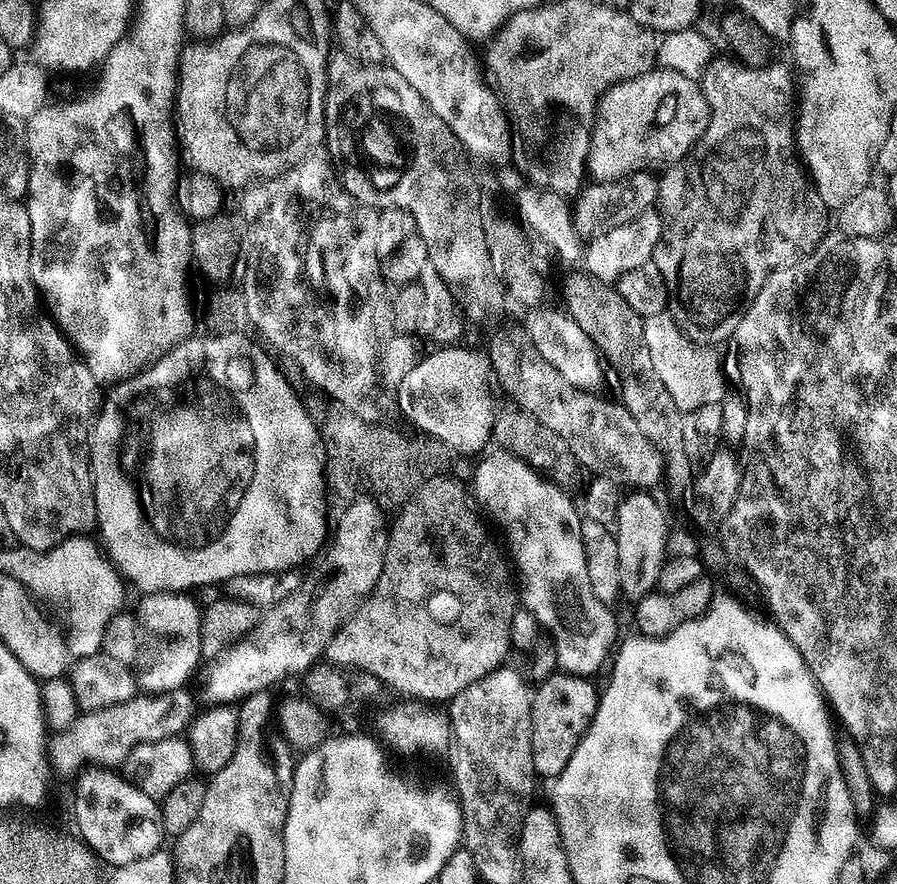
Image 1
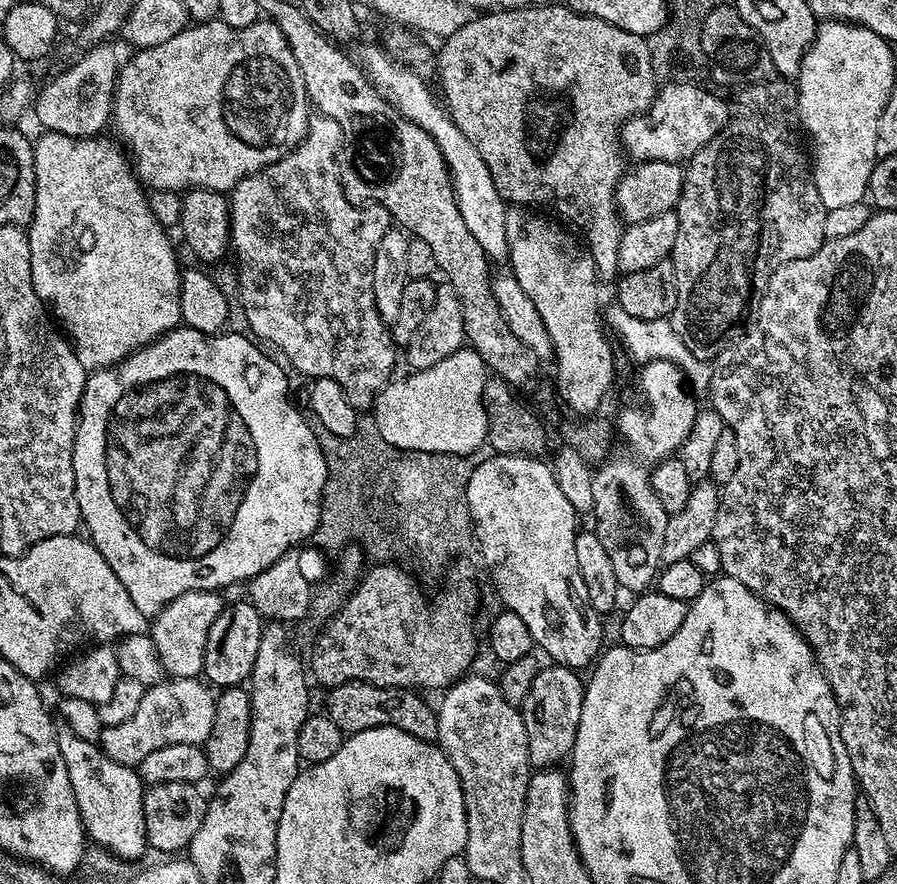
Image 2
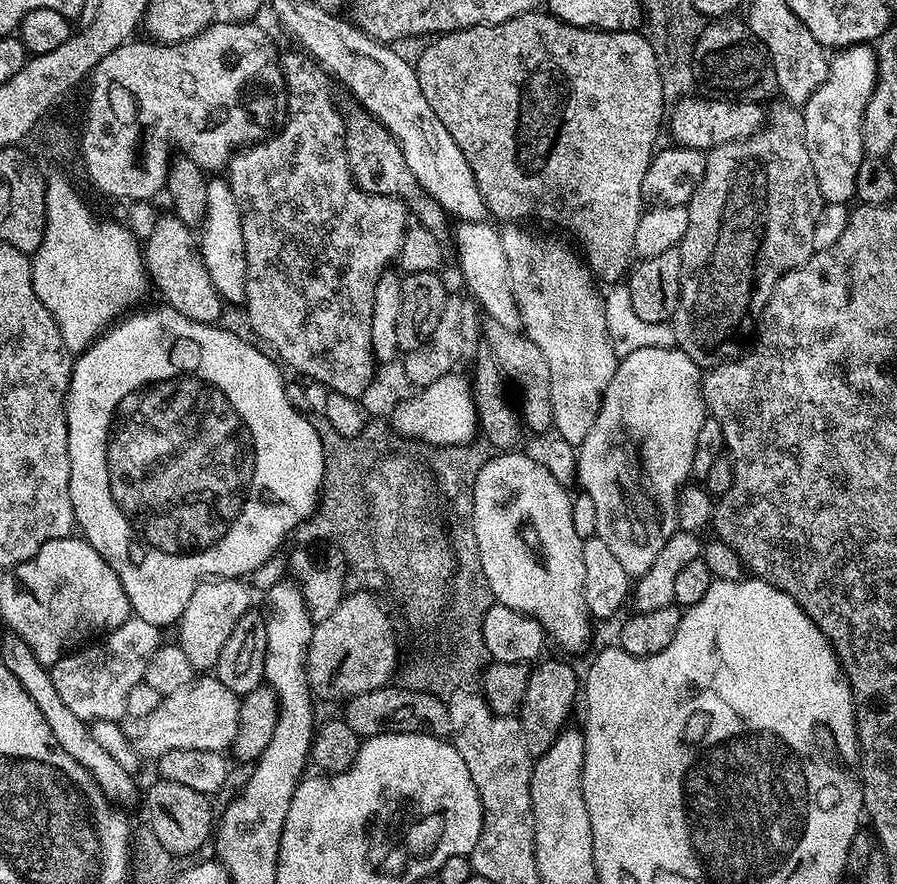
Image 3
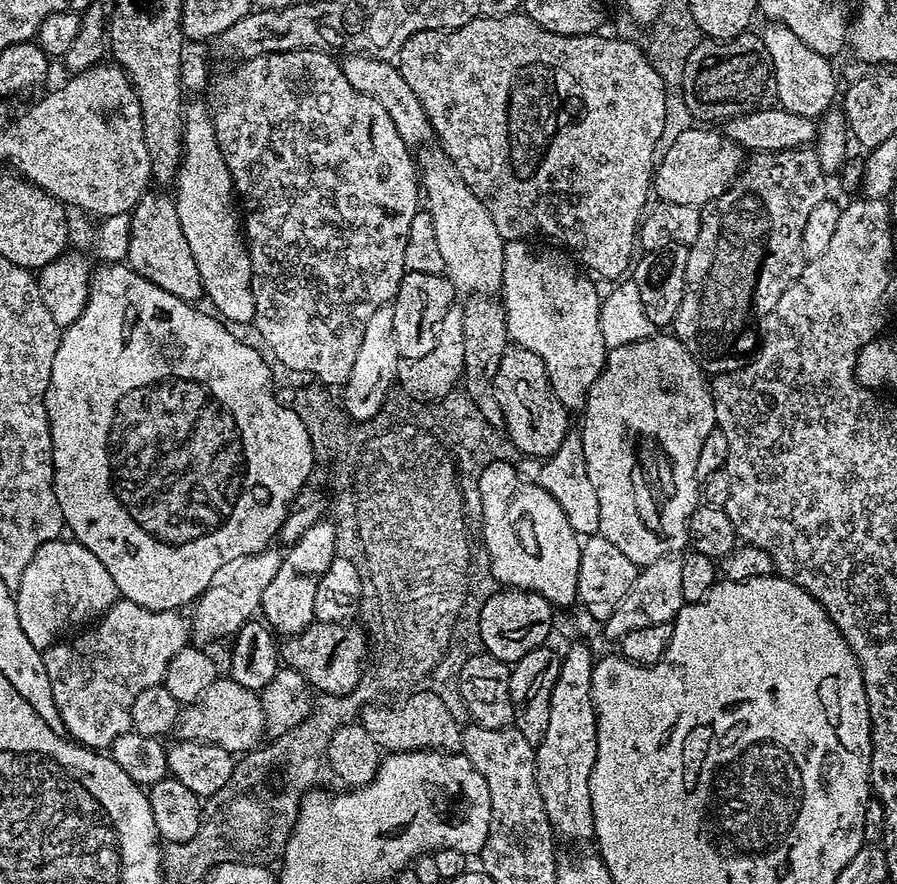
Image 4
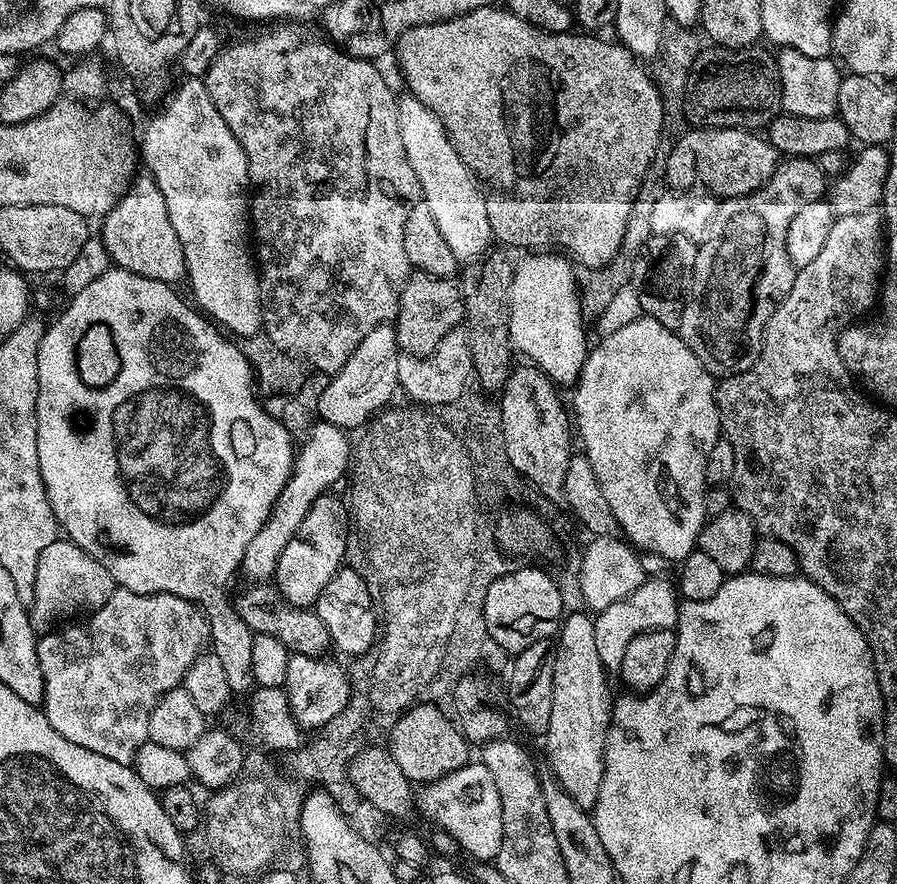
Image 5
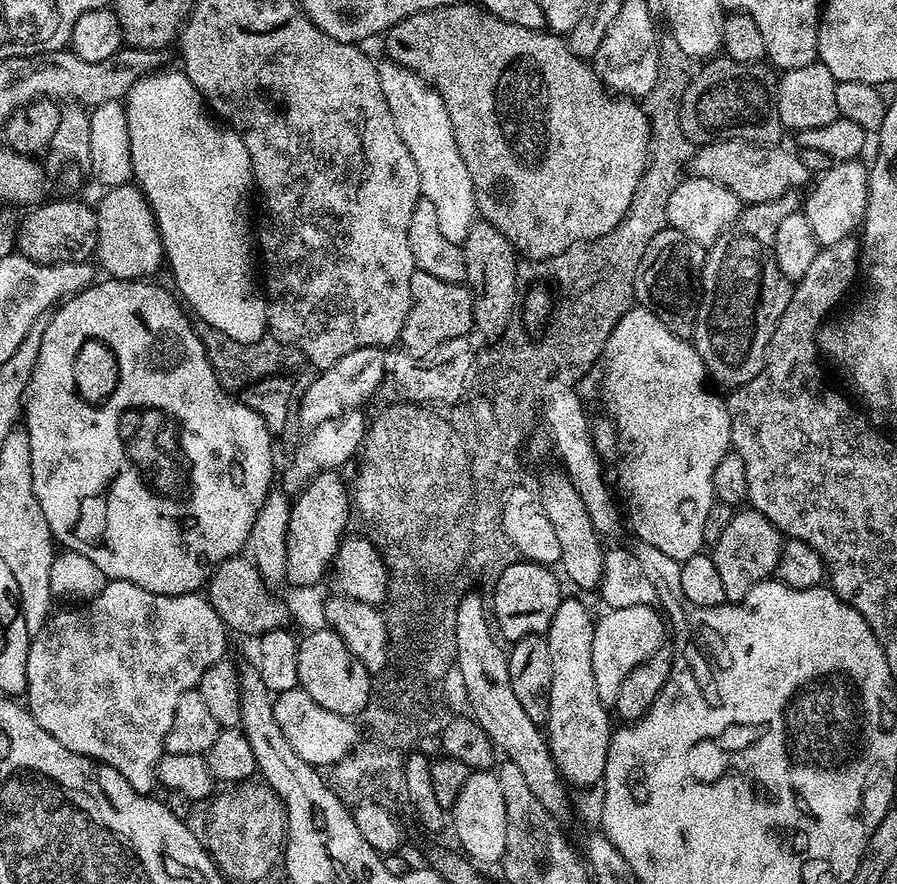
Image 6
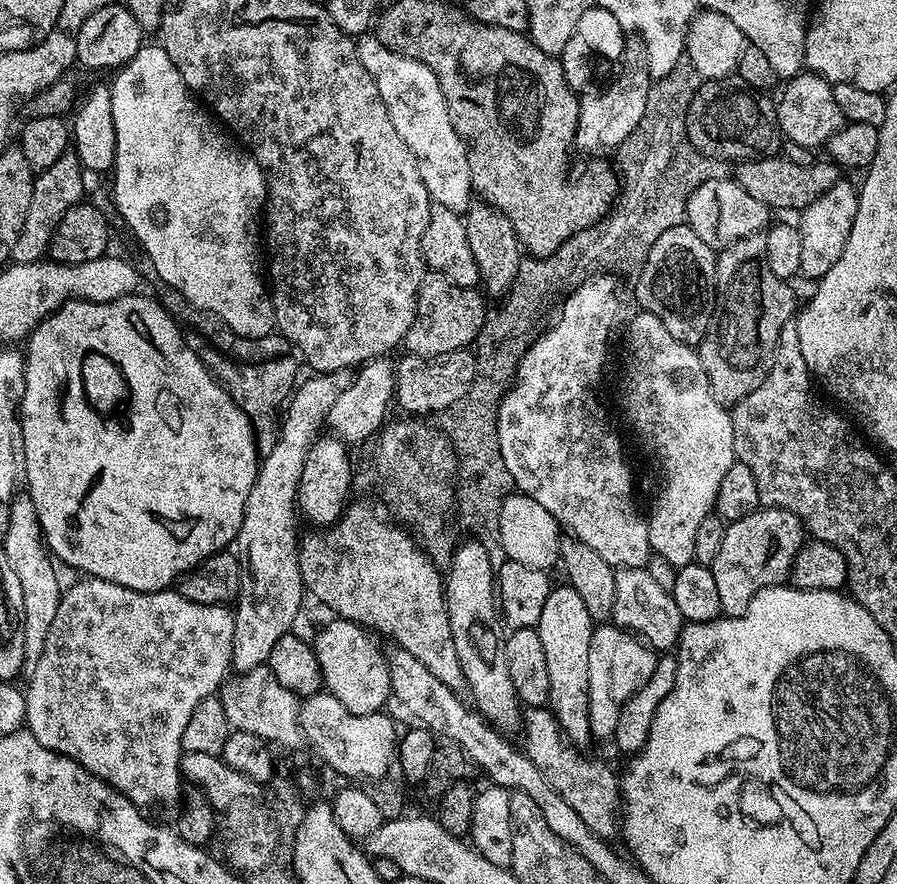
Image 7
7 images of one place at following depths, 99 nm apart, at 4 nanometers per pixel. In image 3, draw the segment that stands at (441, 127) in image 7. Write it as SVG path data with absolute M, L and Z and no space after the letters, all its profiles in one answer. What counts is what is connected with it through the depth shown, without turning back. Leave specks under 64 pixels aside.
M466 220L456 224L456 260L460 263L460 276L468 292L480 303L487 319L506 326L506 330L521 331L519 304L515 300L514 286L510 278L510 266L506 262L506 250L502 250L499 231L488 222Z

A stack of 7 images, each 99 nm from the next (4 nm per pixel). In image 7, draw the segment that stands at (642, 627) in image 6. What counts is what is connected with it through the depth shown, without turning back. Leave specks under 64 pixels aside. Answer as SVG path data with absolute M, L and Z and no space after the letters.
M604 622L593 627L588 667L588 709L593 737L612 737L614 726L618 726L618 714L622 714L622 706L644 685L646 678L654 674L657 659L657 653L639 636L615 623Z

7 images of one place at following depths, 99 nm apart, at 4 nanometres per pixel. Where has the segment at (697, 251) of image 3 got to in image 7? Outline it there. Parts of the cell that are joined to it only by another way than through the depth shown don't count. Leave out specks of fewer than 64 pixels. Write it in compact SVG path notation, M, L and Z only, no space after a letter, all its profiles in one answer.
M766 235L747 236L729 248L719 249L716 258L716 311L712 327L698 345L700 361L714 398L725 406L746 398L770 374L778 338L797 311L793 285L779 280L766 262Z

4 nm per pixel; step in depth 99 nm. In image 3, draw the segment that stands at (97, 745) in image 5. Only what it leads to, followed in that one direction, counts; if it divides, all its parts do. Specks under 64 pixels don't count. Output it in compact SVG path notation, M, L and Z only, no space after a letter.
M133 614L103 638L60 656L58 662L50 665L50 671L62 702L66 702L67 708L86 722L119 721L126 710L126 698L130 698L130 690L144 679L145 659L162 643L160 636L161 629L150 626L150 622L142 622L142 618Z

